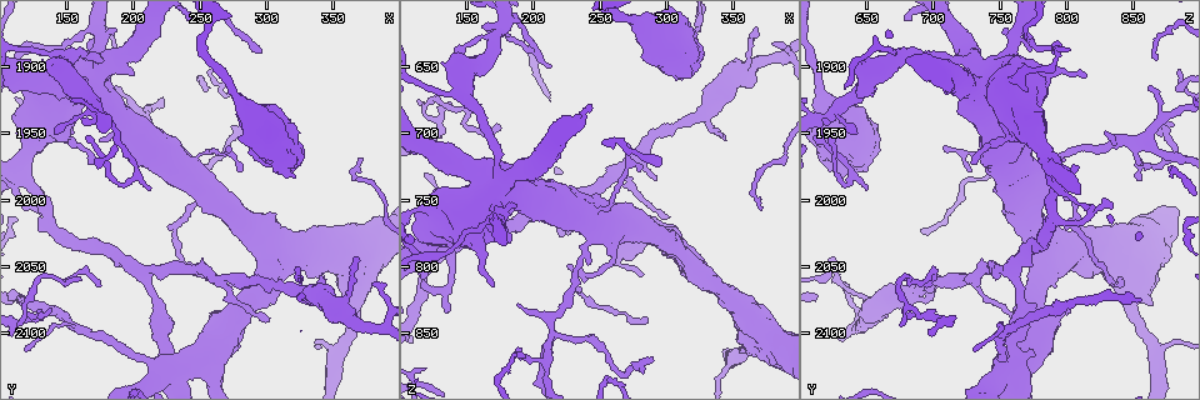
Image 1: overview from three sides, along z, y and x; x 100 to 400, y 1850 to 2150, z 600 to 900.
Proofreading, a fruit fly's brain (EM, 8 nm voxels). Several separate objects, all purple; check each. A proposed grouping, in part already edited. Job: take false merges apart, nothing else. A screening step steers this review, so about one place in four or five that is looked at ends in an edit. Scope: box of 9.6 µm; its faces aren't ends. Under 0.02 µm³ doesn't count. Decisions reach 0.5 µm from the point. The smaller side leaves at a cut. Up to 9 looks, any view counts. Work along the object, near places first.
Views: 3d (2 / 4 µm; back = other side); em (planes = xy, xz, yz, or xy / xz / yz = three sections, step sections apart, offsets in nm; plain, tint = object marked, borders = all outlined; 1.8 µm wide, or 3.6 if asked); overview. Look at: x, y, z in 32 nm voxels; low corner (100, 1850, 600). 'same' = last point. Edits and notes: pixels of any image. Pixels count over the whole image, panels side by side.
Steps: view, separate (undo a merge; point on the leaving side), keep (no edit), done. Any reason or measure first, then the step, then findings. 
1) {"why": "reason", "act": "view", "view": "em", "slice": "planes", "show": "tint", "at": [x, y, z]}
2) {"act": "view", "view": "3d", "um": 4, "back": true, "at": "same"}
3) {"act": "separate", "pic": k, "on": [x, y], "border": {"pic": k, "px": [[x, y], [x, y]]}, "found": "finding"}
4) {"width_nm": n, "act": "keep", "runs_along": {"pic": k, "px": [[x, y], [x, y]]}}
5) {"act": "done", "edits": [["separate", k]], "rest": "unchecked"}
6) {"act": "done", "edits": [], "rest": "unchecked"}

{"why": "closes a loop", "act": "view", "view": "3d", "um": 2, "at": [142, 1886, 786]}

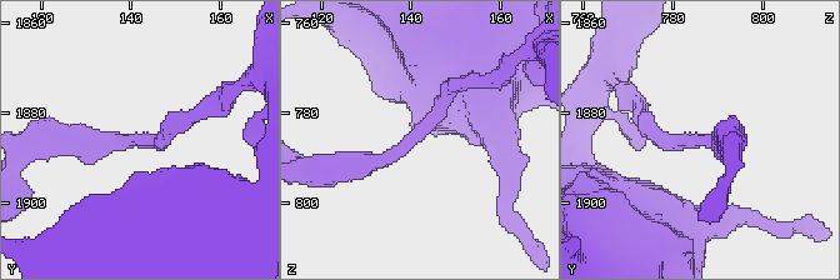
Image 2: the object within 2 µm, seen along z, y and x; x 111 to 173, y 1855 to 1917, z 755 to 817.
{"why": "need the tissue", "act": "view", "view": "em", "slice": "planes", "show": "tint", "at": [141, 1885, 787]}

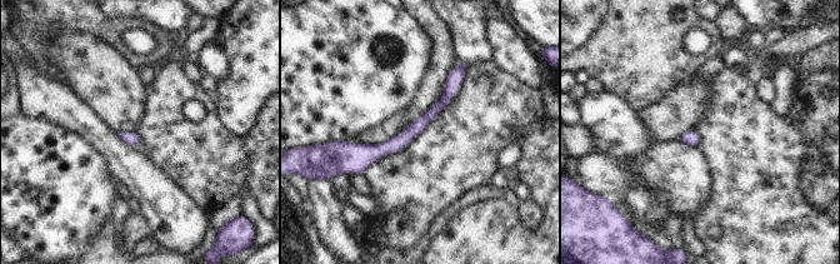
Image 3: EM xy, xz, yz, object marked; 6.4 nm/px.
{"act": "keep", "runs_along": {"pic": 3, "px": [[461, 73], [398, 143], [346, 148]]}, "found": "continuous, no second cell"}

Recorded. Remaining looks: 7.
{"why": "branch point", "act": "view", "view": "em", "slice": "planes", "show": "tint", "at": [136, 2016, 788]}

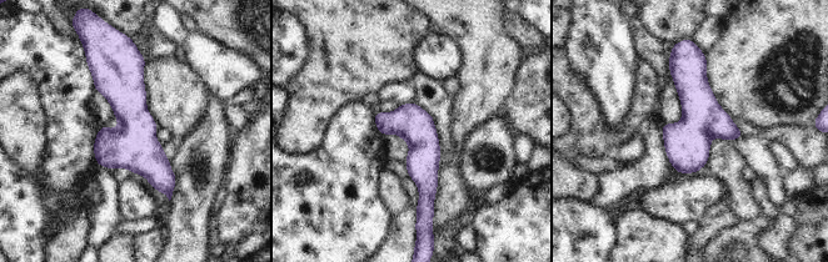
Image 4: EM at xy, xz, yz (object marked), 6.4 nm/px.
{"act": "keep", "runs_along": {"pic": 4, "px": [[125, 56], [135, 147], [169, 192]]}, "found": "one cell here"}

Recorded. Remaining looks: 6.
{"why": "sharp bend", "act": "view", "view": "3d", "um": 4, "back": true, "at": [128, 2088, 698]}

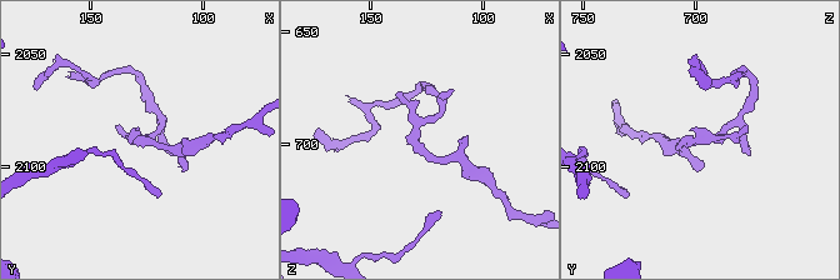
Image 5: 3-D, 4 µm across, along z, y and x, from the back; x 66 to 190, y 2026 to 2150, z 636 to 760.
{"act": "view", "view": "em", "slice": "xz", "step": 8, "show": "tint", "at": [129, 2090, 699]}

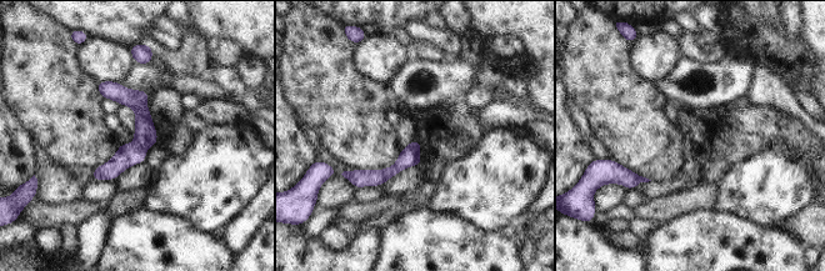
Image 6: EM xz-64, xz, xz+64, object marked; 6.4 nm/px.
{"why": "another direction", "act": "view", "view": "em", "slice": "planes", "show": "tint", "at": "same"}

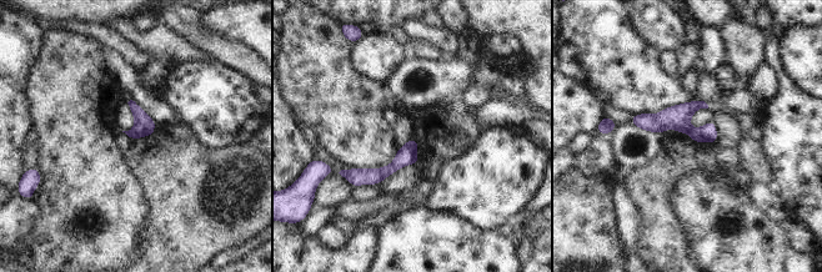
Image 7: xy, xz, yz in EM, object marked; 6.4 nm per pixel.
{"width_nm": 130, "act": "separate", "pic": 7, "on": [677, 117], "border": {"pic": 7, "px": [[696, 129], [688, 134]]}, "found": "a second cell is stuck on"}

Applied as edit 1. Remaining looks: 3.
{"act": "view", "view": "overview"}

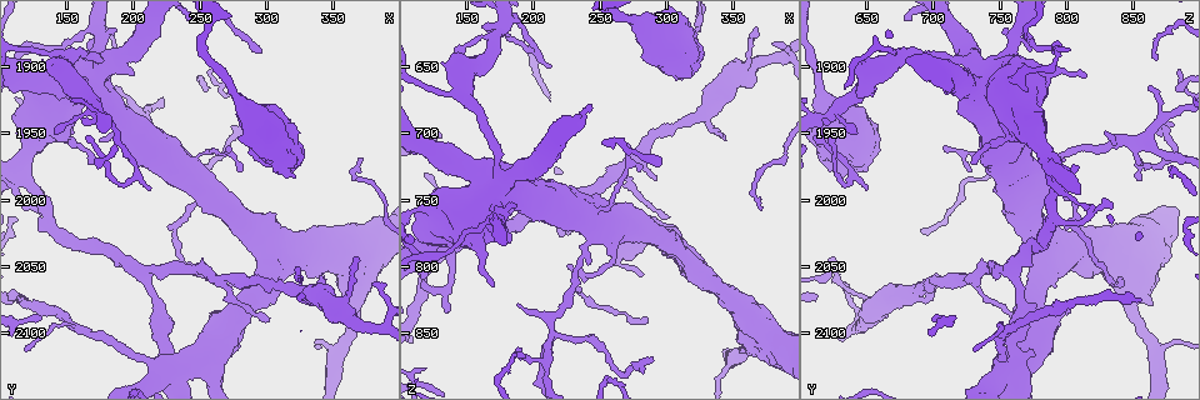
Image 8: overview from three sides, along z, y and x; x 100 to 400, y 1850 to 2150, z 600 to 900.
{"why": "thin arm on a thick one", "act": "view", "view": "em", "slice": "yz", "step": 8, "show": "tint", "at": [148, 1896, 672]}

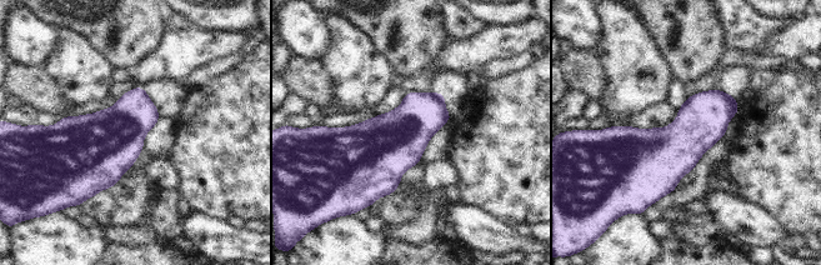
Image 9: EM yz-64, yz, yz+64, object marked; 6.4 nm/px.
{"act": "keep", "found": "continuous, no second cell"}

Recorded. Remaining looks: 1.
{"act": "done", "edits": [["separate", 7]], "rest": "unchecked"}

